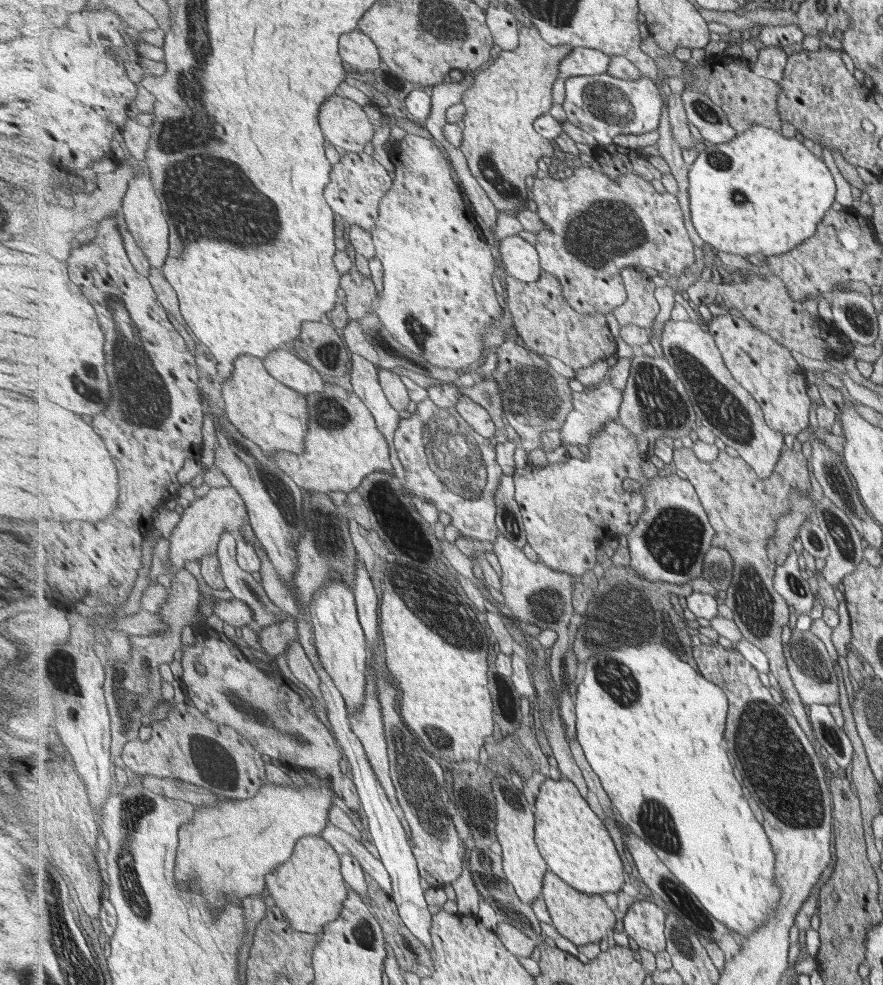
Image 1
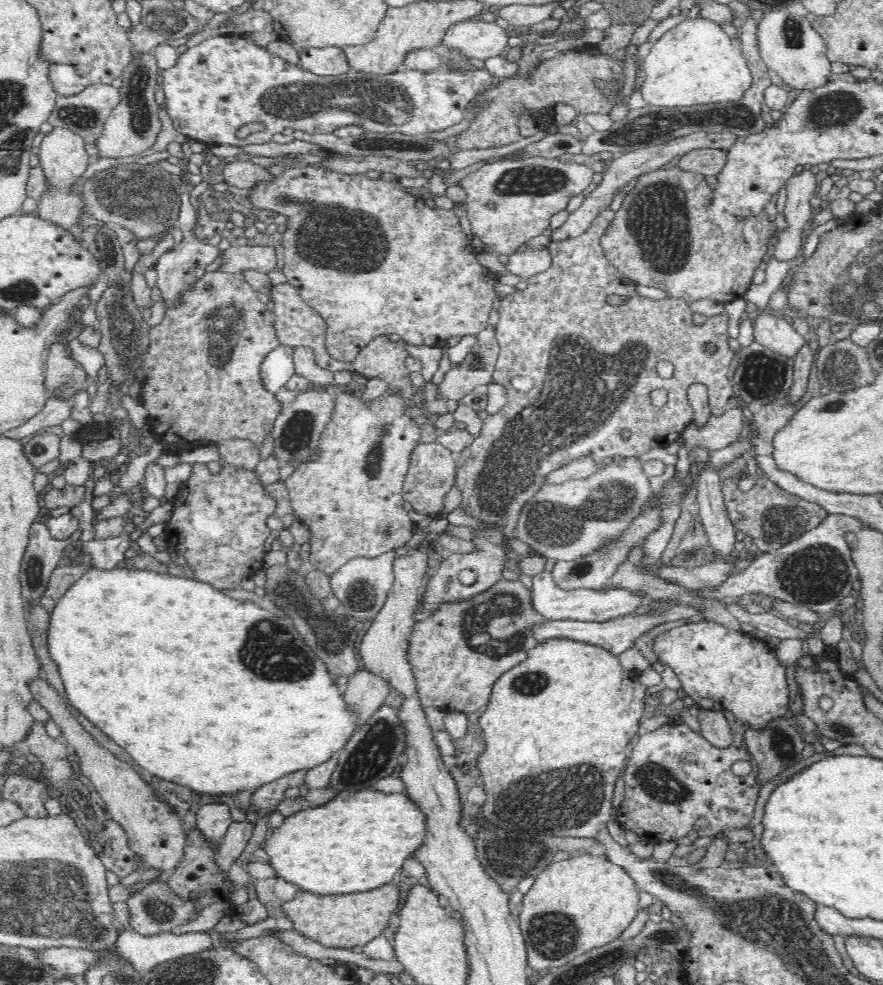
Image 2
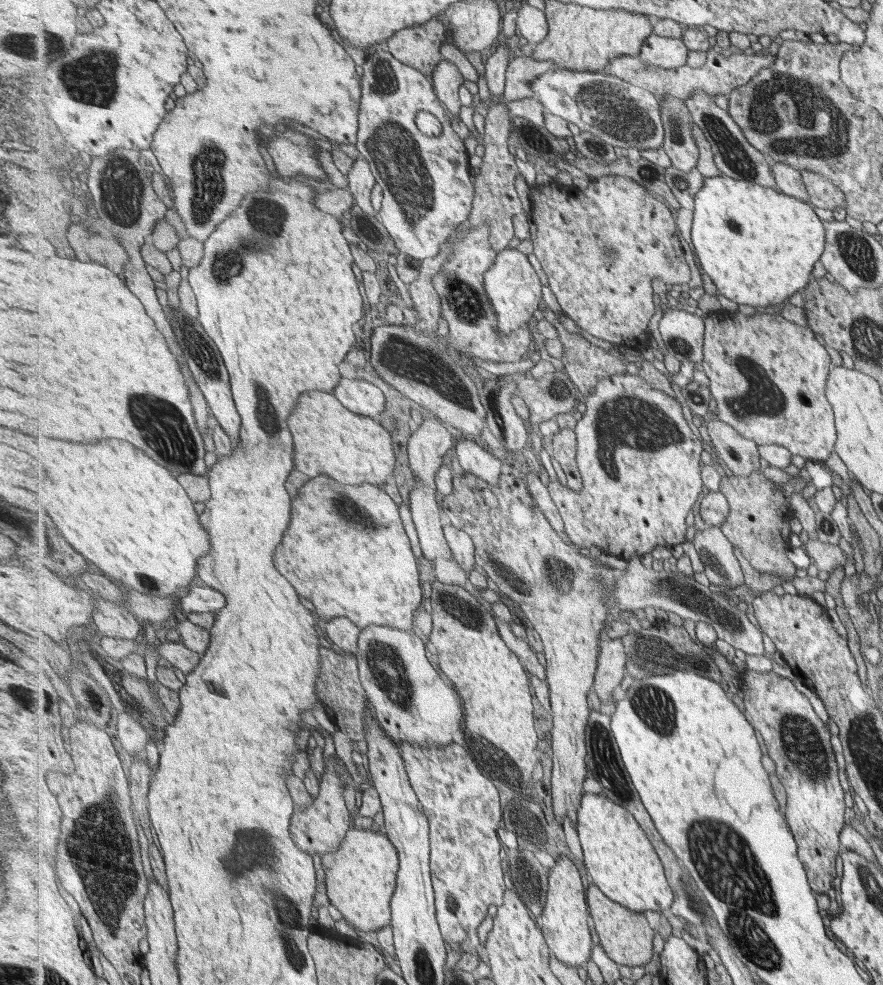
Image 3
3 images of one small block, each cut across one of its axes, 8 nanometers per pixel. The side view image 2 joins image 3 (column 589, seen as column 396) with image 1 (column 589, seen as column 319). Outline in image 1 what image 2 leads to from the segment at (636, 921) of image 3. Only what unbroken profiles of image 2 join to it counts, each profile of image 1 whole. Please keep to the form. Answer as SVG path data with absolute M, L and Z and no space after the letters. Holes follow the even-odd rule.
M547 872L542 893L553 926L563 937L576 946L599 943L601 940L605 940L609 930L613 930L613 926L617 922L613 910L607 906L603 896L584 894L566 884L554 872Z

